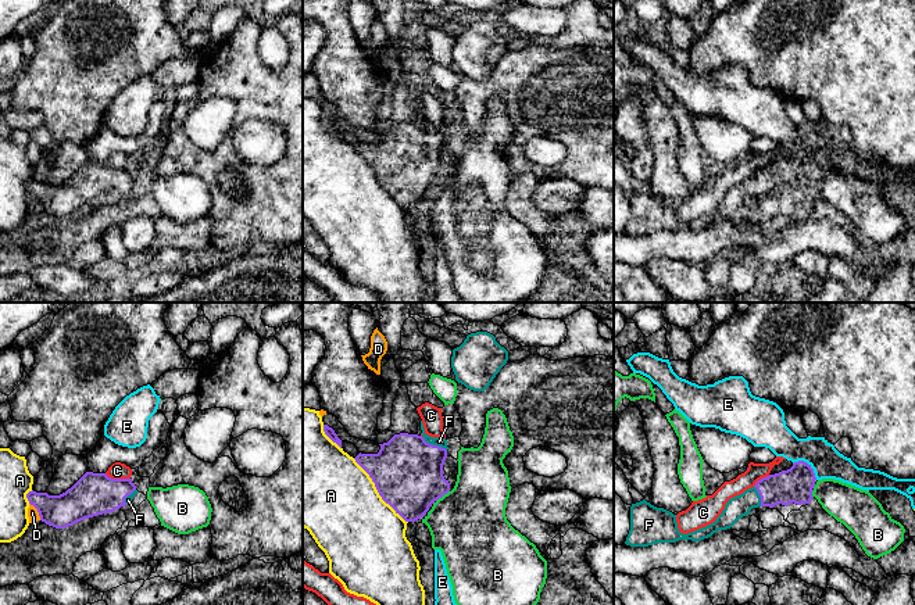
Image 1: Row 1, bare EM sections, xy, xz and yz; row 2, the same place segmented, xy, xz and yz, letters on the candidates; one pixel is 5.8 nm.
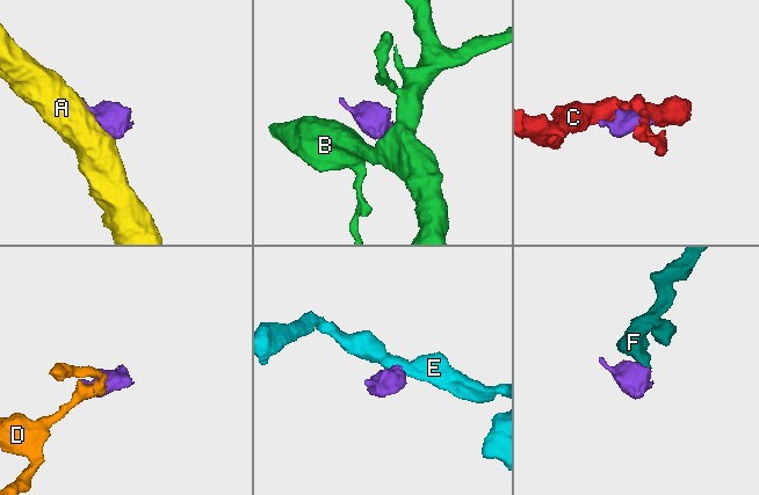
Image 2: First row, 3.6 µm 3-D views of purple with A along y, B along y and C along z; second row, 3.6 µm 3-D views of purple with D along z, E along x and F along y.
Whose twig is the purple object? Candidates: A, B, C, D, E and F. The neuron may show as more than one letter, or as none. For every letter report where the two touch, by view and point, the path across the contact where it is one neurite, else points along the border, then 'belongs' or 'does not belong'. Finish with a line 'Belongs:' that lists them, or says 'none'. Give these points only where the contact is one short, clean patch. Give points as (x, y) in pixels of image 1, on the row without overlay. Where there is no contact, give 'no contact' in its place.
A: meets purple in xz at (378, 181); does not belong
B: meets purple in xz at (440, 186); border along xz (449, 179), (433, 193); does not belong
C: meets purple in xy at (117, 168); border along xy (104, 163), (111, 167), (129, 168); does not belong
D: meets purple in xy at (38, 200); border along xy (29, 192), (40, 208); does not belong
E: meets purple in yz at (808, 154); border along yz (793, 151), (806, 151), (817, 168); does not belong
F: meets purple in xz at (435, 135); runs through xz (407, 161), (435, 135), (439, 131); belongs
Belongs: F

